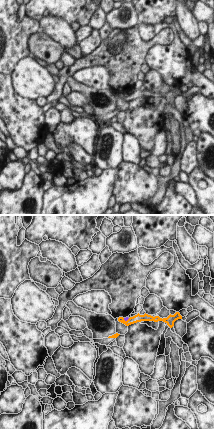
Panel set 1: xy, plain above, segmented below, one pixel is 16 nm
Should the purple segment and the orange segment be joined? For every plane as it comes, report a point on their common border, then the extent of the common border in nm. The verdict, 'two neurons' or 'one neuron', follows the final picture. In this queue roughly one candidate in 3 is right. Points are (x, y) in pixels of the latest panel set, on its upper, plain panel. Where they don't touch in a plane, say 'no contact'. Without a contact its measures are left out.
meets purple at (126, 96); contact 110 nm long

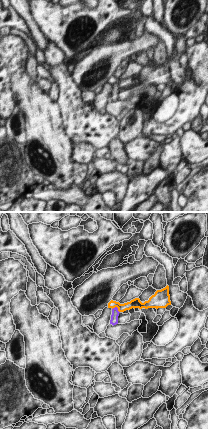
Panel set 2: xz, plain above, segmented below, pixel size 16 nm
meets purple at (117, 84); contact 140 nm long

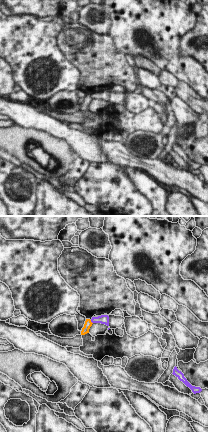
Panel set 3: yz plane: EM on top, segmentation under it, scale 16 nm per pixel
meets purple at (91, 97); contact 70 nm long

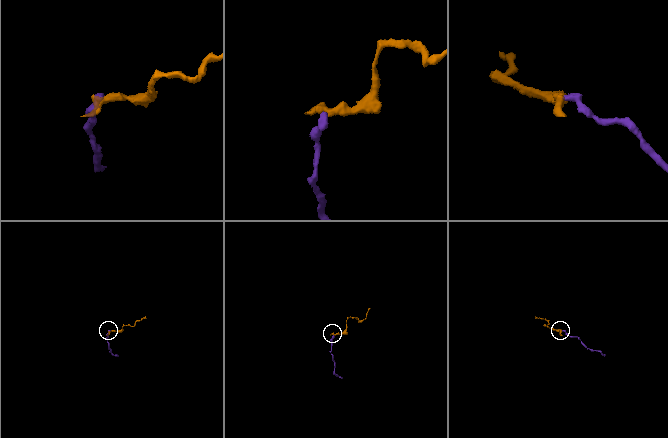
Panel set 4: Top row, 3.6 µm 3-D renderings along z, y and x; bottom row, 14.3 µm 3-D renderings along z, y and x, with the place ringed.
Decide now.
two neurons

